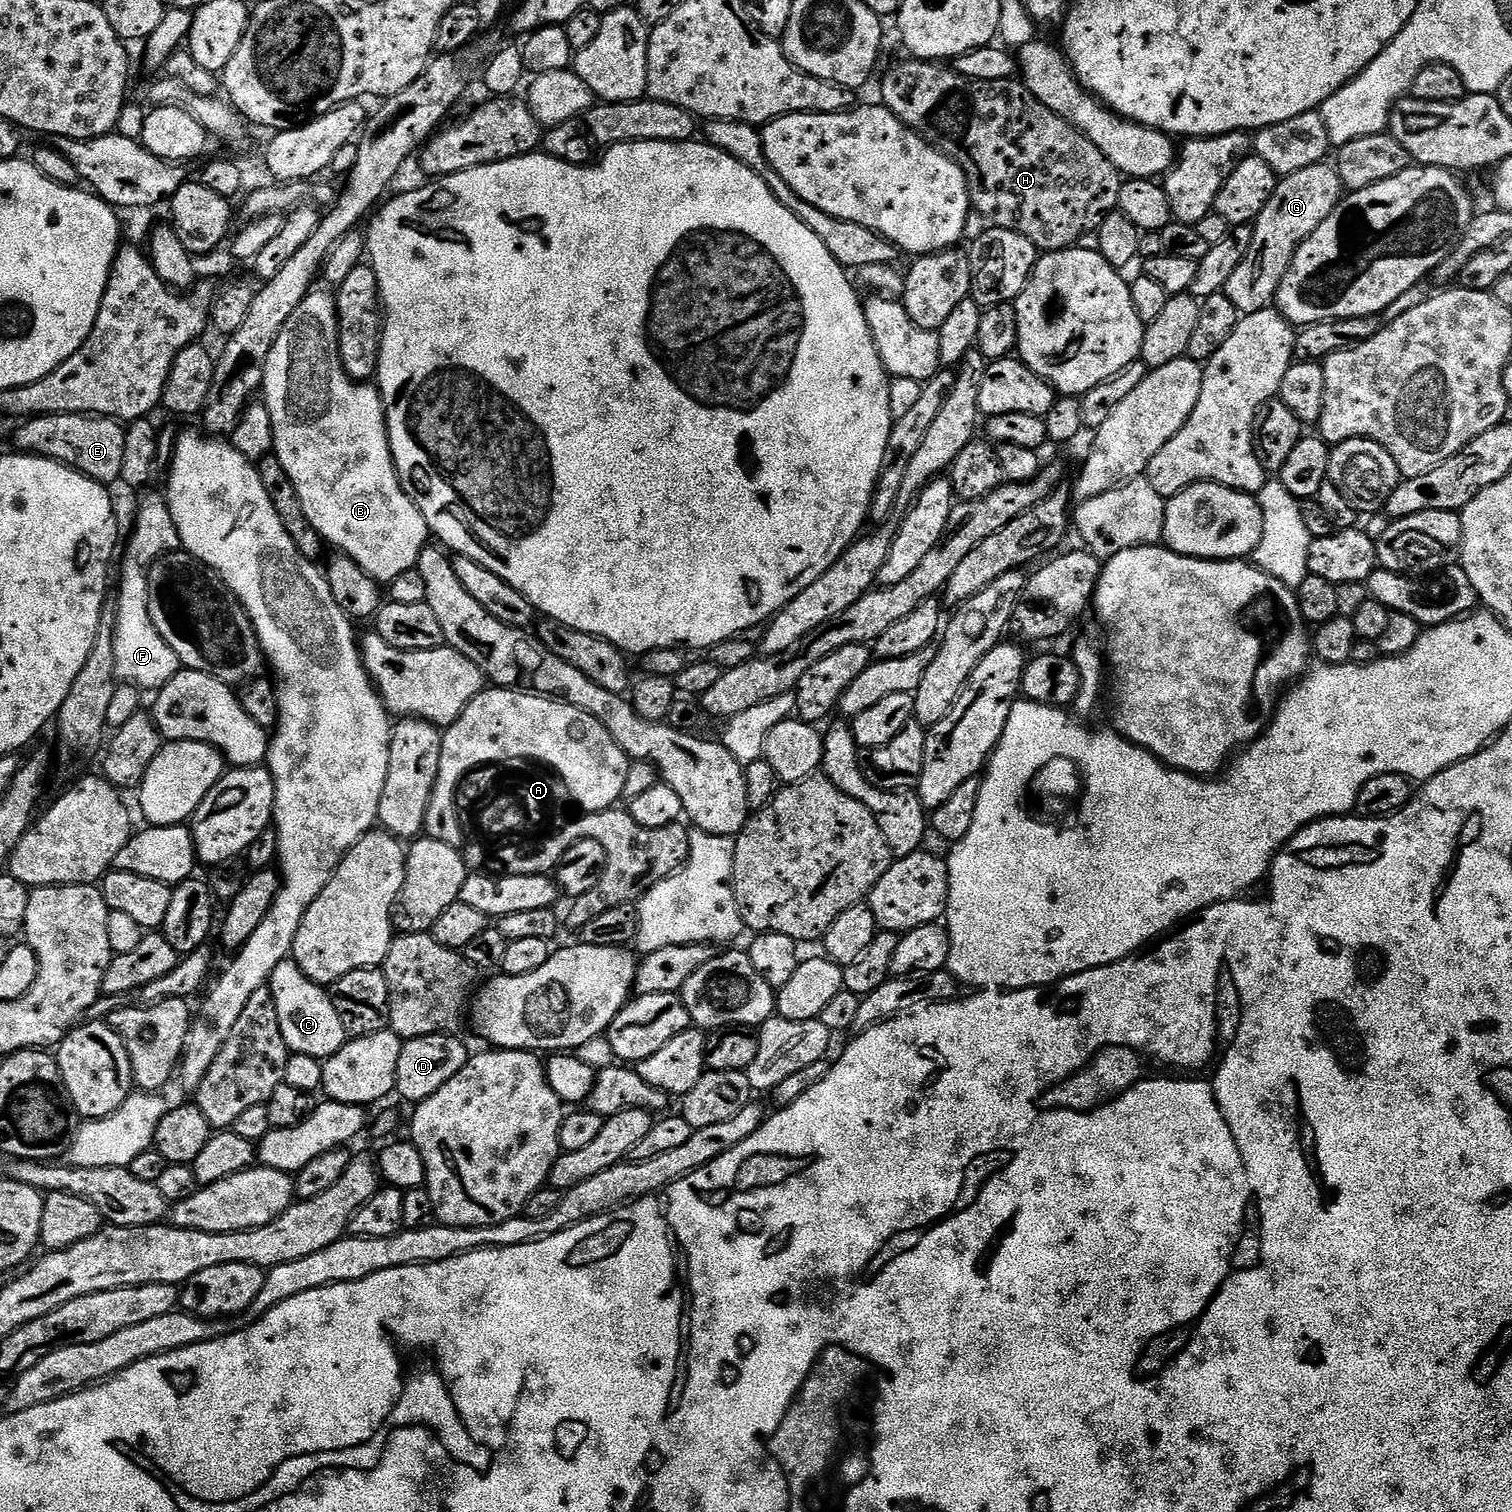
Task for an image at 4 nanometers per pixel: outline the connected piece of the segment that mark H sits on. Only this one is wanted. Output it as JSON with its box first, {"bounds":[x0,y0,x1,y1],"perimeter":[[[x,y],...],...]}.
{"bounds":[879,58,1122,253],"perimeter":[[[915,58],[907,59],[902,61],[901,64],[894,65],[885,74],[884,81],[880,84],[881,98],[879,97],[879,99],[882,101],[883,107],[890,109],[907,128],[911,128],[912,131],[924,137],[929,144],[951,158],[962,169],[965,178],[968,180],[968,195],[971,207],[975,211],[977,208],[988,219],[987,223],[991,227],[1014,230],[1018,234],[1030,238],[1030,242],[1034,242],[1034,246],[1041,253],[1061,252],[1064,248],[1079,245],[1083,236],[1095,233],[1100,229],[1107,216],[1111,212],[1117,211],[1120,203],[1120,185],[1122,183],[1120,171],[1112,165],[1110,158],[1106,158],[1106,154],[1102,154],[1102,150],[1098,150],[1098,146],[1094,146],[1094,142],[1090,142],[1088,136],[1078,131],[1069,120],[1064,120],[1058,114],[1054,114],[1054,110],[1042,106],[1042,102],[1038,102],[1038,98],[1032,96],[1023,83],[1011,79],[998,80],[995,84],[987,84],[981,80],[968,80],[965,76],[959,76],[951,67],[941,66],[936,62]]]}

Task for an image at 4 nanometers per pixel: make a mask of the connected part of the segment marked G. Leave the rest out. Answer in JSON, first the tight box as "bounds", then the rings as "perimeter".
{"bounds":[1223,162,1346,316],"perimeter":[[[1325,162],[1306,166],[1306,170],[1298,170],[1294,174],[1283,177],[1277,183],[1270,202],[1266,202],[1266,210],[1258,214],[1251,225],[1253,241],[1246,251],[1242,262],[1230,275],[1223,293],[1230,302],[1245,316],[1262,311],[1276,299],[1282,278],[1286,278],[1286,270],[1290,270],[1290,262],[1310,234],[1330,218],[1330,214],[1339,206],[1346,189],[1331,163]]]}

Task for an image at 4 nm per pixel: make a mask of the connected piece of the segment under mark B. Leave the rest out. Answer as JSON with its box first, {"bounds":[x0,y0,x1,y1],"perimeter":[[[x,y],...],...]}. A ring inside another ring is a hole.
{"bounds":[262,290,430,582],"perimeter":[[[319,290],[309,292],[307,298],[298,306],[298,310],[294,310],[294,314],[290,314],[286,326],[282,326],[282,334],[278,334],[278,342],[274,342],[274,350],[270,350],[270,358],[266,358],[262,403],[270,410],[270,422],[274,426],[276,461],[280,463],[282,470],[286,470],[286,474],[290,474],[290,482],[294,482],[294,490],[298,490],[302,510],[306,513],[306,518],[310,518],[310,526],[314,526],[314,530],[318,530],[318,534],[324,539],[325,545],[332,547],[333,544],[337,553],[348,556],[377,582],[390,582],[394,578],[398,578],[398,574],[406,574],[406,570],[415,568],[422,550],[429,547],[430,544],[428,523],[426,518],[422,518],[418,506],[400,485],[388,441],[388,422],[384,418],[384,399],[371,383],[351,380],[342,366],[336,302],[329,293],[327,296],[326,293],[319,292]]]}

